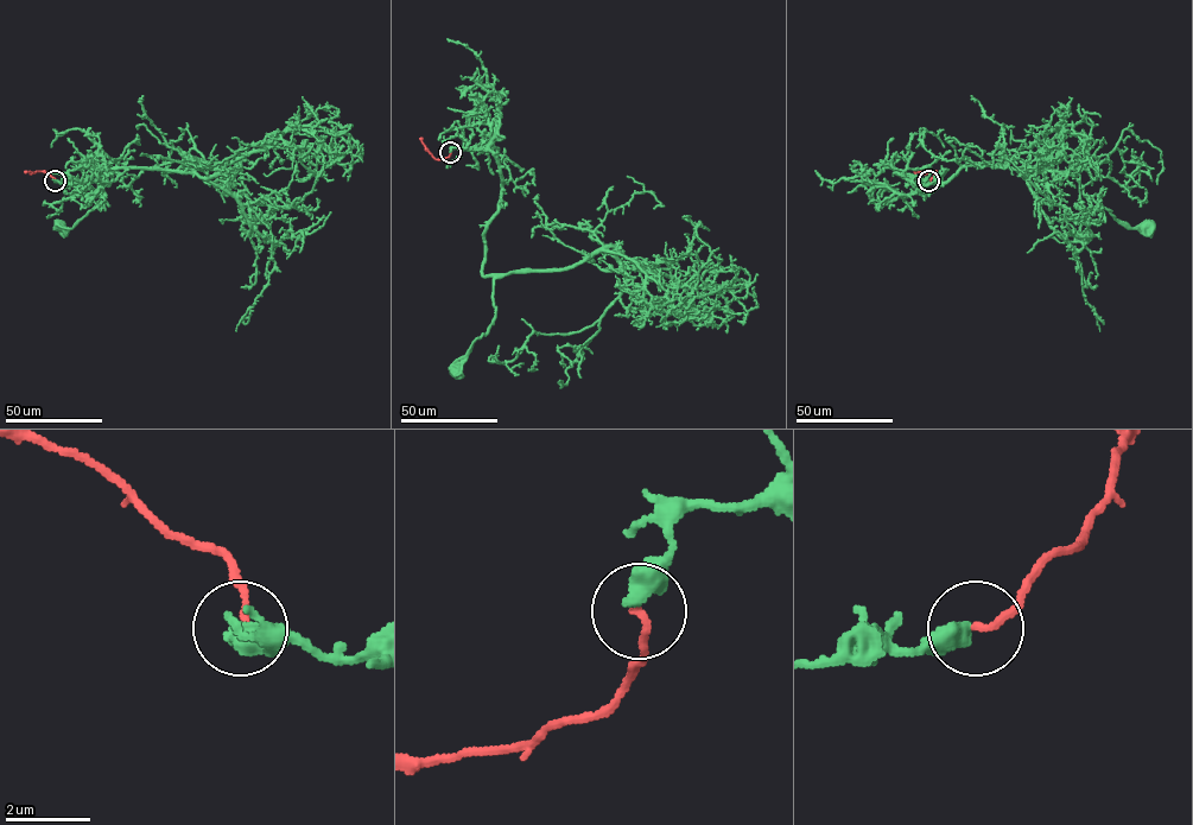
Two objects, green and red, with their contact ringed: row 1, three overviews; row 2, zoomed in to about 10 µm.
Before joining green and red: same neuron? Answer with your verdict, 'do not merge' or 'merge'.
do not merge

